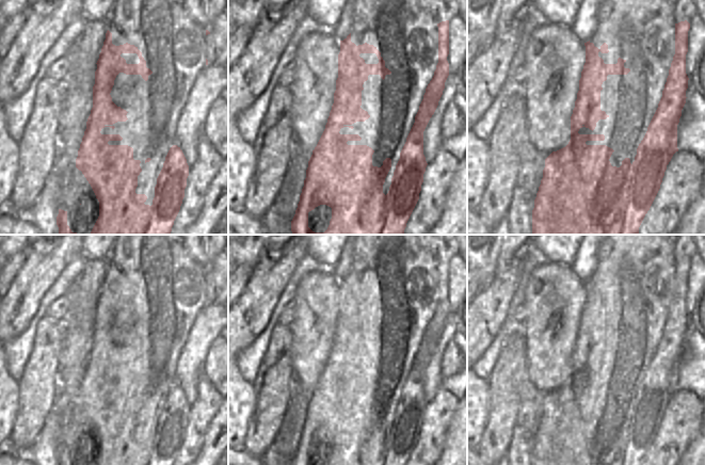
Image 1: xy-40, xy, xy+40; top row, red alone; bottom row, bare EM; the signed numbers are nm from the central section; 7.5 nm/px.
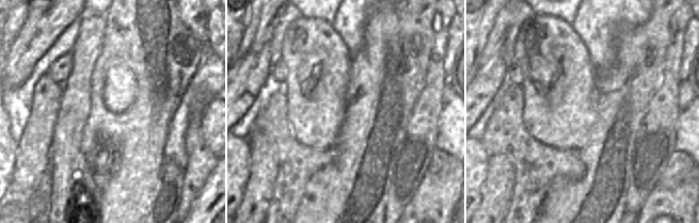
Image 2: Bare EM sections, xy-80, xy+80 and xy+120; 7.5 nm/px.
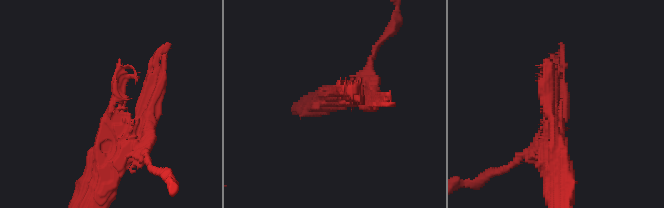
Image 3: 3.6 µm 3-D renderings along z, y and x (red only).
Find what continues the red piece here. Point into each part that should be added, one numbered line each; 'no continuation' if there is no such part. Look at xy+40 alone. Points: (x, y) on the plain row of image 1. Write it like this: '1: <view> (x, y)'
1: xy+40 (640, 268).

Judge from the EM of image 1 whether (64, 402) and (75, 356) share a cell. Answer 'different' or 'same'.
different

